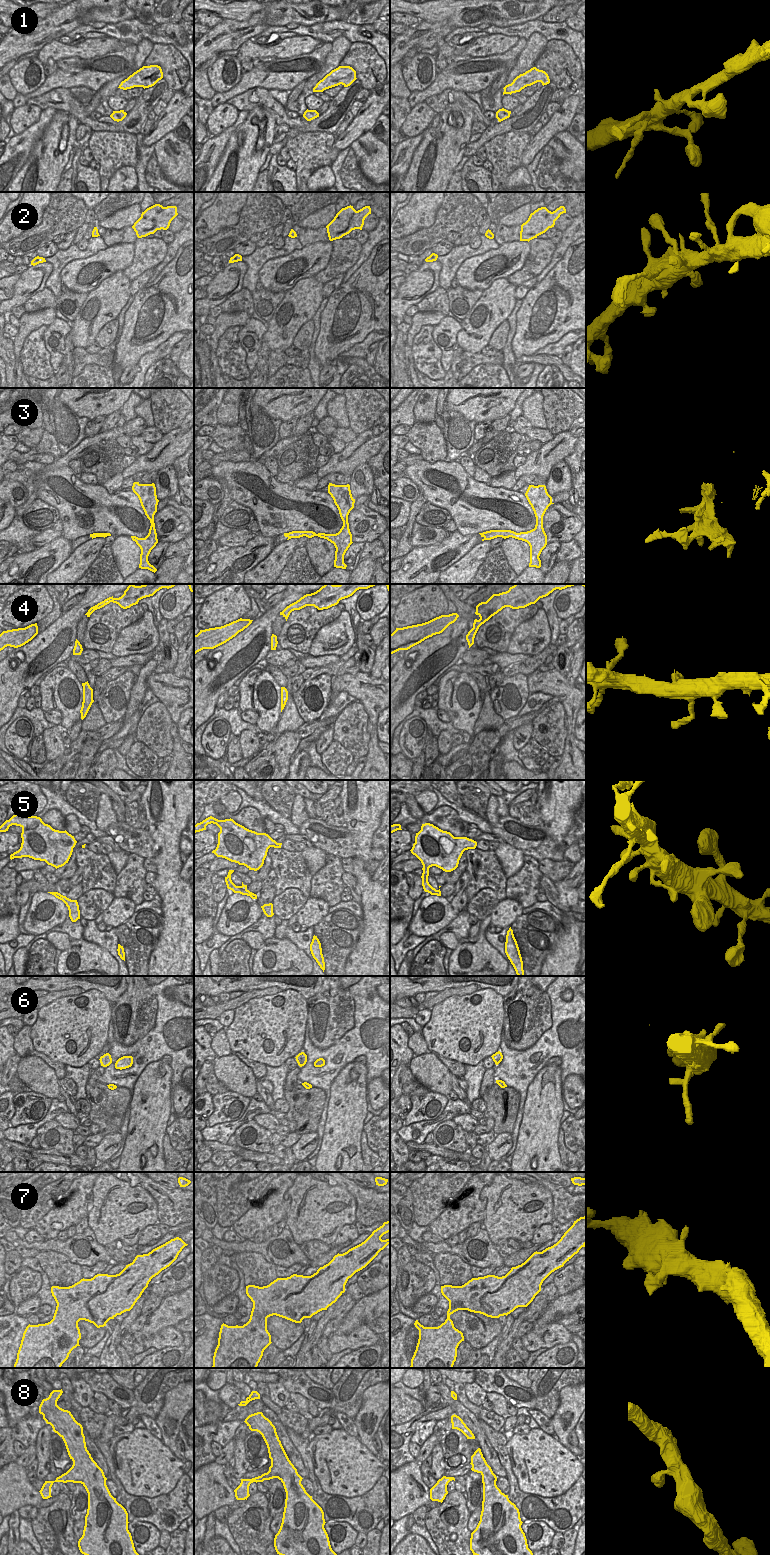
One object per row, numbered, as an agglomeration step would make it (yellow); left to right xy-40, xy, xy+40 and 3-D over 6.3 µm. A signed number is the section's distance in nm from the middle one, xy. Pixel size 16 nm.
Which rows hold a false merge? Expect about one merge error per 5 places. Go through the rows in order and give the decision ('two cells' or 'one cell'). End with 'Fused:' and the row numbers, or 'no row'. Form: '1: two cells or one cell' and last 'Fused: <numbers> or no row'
1: one cell
2: one cell
3: two cells
4: one cell
5: one cell
6: one cell
7: one cell
8: one cell
Fused: 3

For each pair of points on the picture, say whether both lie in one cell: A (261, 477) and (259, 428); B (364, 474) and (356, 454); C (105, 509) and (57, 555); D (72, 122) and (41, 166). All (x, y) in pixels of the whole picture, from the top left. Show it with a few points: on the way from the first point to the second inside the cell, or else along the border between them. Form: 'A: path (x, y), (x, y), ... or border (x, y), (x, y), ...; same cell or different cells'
A: border (251, 459), (256, 460); different cells
B: border (366, 462), (358, 465), (351, 475); different cells
C: border (61, 536), (70, 541); different cells
D: path (58, 125), (53, 130), (45, 152); same cell

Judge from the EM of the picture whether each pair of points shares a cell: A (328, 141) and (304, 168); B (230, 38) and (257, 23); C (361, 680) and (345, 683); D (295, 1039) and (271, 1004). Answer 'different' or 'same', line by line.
A: same
B: same
C: same
D: same

